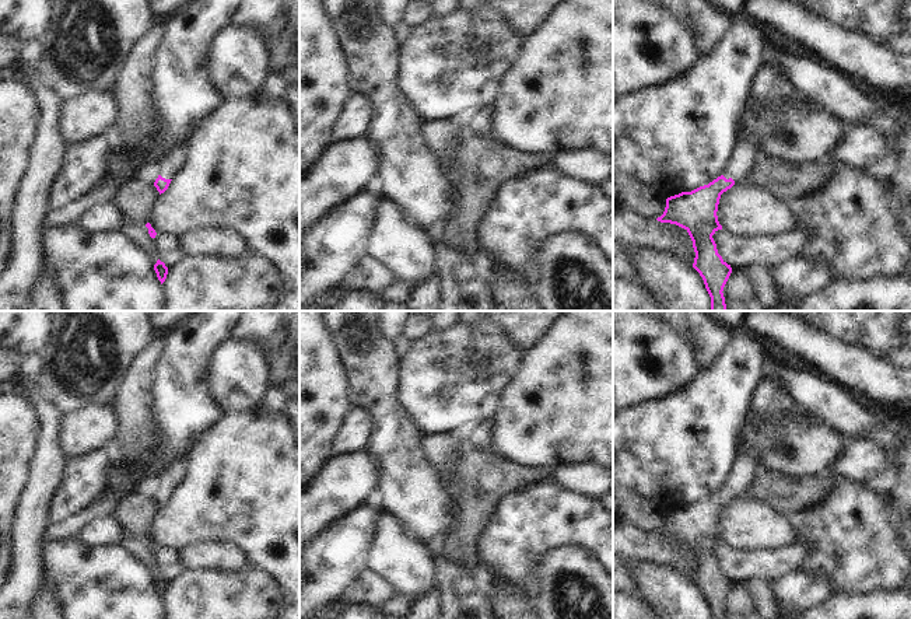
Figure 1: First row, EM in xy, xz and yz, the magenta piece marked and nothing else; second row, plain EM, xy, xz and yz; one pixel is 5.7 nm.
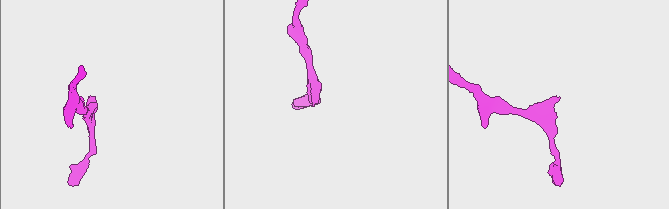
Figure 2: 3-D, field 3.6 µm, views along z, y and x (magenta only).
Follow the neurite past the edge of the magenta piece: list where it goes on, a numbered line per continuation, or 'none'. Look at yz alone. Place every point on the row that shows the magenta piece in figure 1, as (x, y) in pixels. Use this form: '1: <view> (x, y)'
1: yz (746, 153).

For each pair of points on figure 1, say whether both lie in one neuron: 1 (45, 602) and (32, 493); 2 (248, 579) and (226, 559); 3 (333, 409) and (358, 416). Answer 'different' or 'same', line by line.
1: different
2: different
3: different

